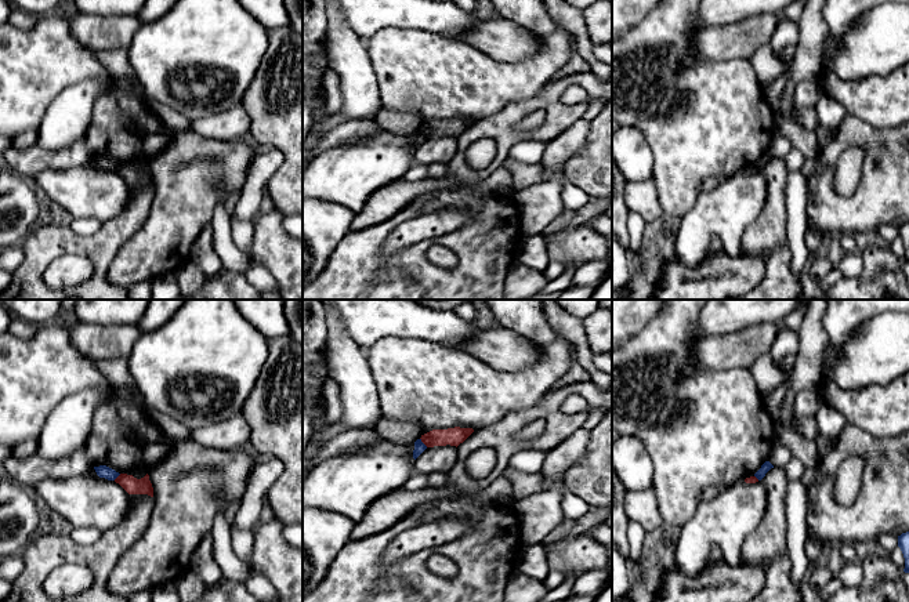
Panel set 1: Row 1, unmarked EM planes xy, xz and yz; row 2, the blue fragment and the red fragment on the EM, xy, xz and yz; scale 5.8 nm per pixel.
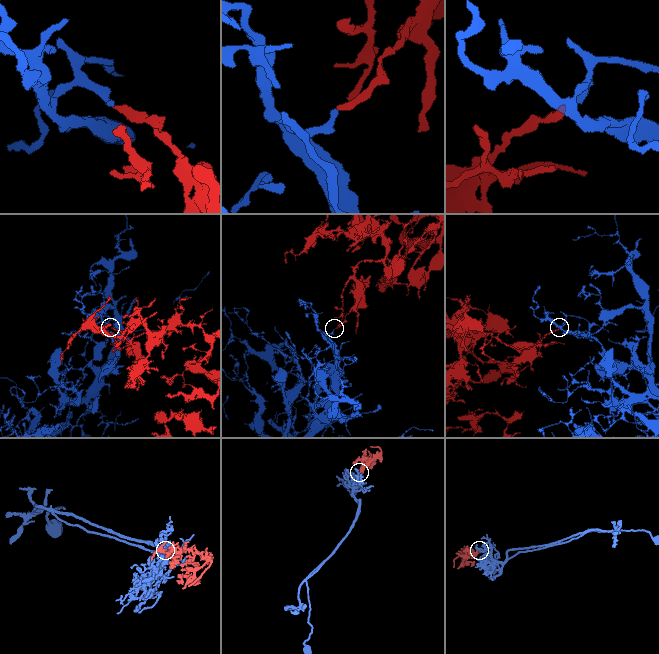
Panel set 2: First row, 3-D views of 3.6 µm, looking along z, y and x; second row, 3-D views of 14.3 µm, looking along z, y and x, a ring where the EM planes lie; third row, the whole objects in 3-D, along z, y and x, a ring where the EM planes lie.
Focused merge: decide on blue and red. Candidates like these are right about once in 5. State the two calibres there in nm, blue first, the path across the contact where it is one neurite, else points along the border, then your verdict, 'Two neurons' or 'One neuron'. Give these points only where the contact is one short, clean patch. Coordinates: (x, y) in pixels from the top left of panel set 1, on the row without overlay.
Thickness 60 nm (blue) against 110 nm. Boundary: xz (420, 129), (427, 137). Two neurons

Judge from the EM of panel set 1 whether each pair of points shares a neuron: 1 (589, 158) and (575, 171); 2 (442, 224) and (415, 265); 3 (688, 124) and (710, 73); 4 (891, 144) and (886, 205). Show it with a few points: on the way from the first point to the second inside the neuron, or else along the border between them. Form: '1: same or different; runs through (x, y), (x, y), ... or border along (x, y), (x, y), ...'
1: same; runs through (586, 160), (578, 169)
2: different; border along (462, 225), (435, 238), (423, 239), (402, 250)
3: same; runs through (701, 112), (710, 102), (710, 86)
4: same; runs through (888, 159), (888, 189)

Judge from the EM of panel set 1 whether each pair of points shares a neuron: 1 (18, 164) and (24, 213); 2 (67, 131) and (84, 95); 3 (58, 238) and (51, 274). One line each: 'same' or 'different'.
1: different
2: same
3: different

